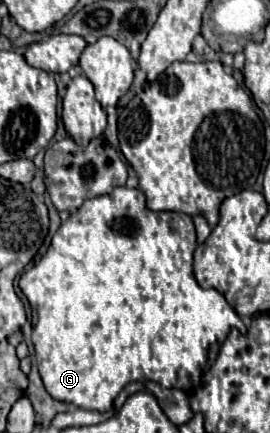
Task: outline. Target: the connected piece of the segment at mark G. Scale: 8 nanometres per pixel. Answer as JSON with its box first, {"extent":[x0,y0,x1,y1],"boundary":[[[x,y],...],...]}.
{"extent":[20,187,248,413],"boundary":[[[118,187],[110,195],[84,201],[84,205],[78,211],[74,211],[68,221],[60,225],[46,255],[32,269],[24,271],[20,279],[20,289],[32,305],[32,343],[36,351],[38,371],[50,397],[54,397],[56,401],[74,403],[82,409],[104,413],[112,409],[114,399],[130,381],[156,381],[166,389],[190,391],[194,387],[194,379],[190,371],[196,371],[196,369],[206,371],[210,365],[214,365],[214,357],[218,357],[218,349],[222,347],[222,341],[226,341],[230,329],[236,327],[240,333],[248,333],[246,323],[238,317],[238,313],[234,313],[234,309],[230,309],[230,305],[226,305],[226,299],[222,297],[222,293],[218,293],[216,289],[202,289],[198,281],[194,279],[192,255],[194,255],[196,245],[198,245],[196,231],[194,231],[194,223],[190,215],[170,213],[170,211],[164,211],[164,213],[150,211],[146,207],[144,193],[140,189],[128,189],[128,187]]]}

